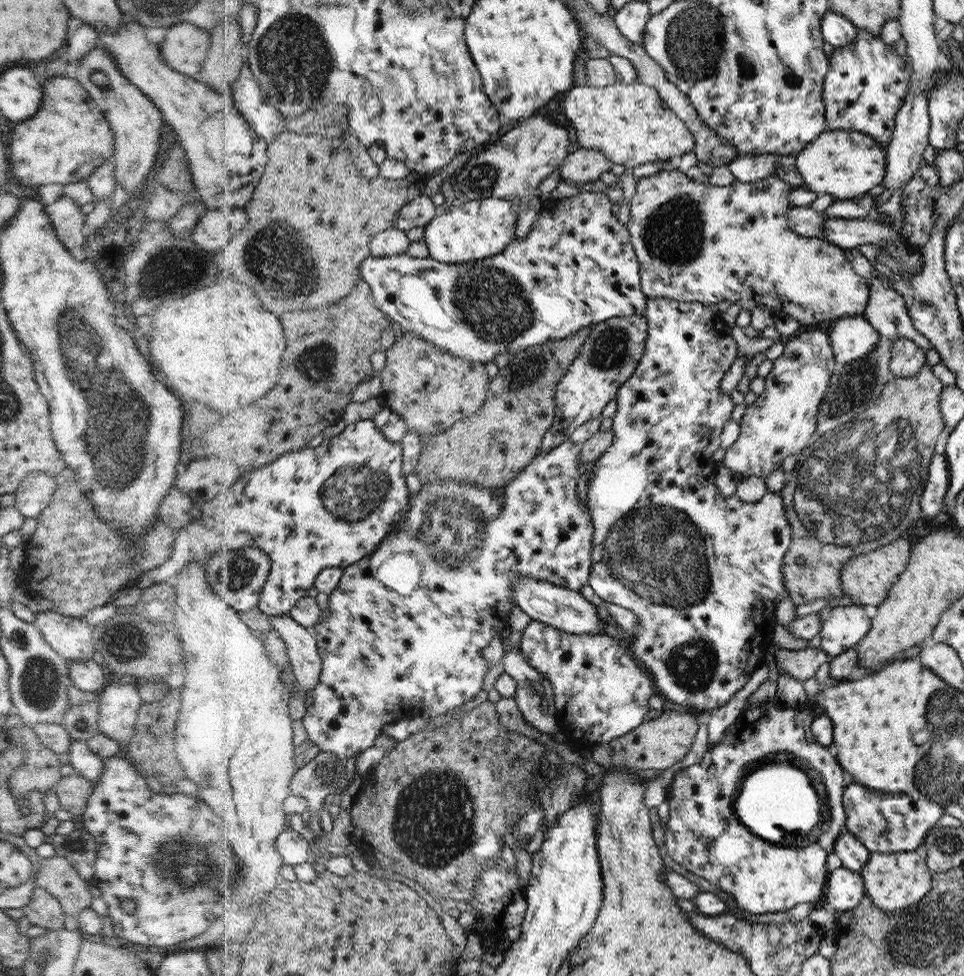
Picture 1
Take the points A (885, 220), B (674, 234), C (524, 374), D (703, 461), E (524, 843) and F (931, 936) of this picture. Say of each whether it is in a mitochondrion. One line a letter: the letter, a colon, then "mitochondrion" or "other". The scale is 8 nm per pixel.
A: other
B: mitochondrion
C: mitochondrion
D: other
E: other
F: mitochondrion

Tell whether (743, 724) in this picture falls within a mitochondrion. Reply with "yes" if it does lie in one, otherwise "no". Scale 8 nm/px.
no

